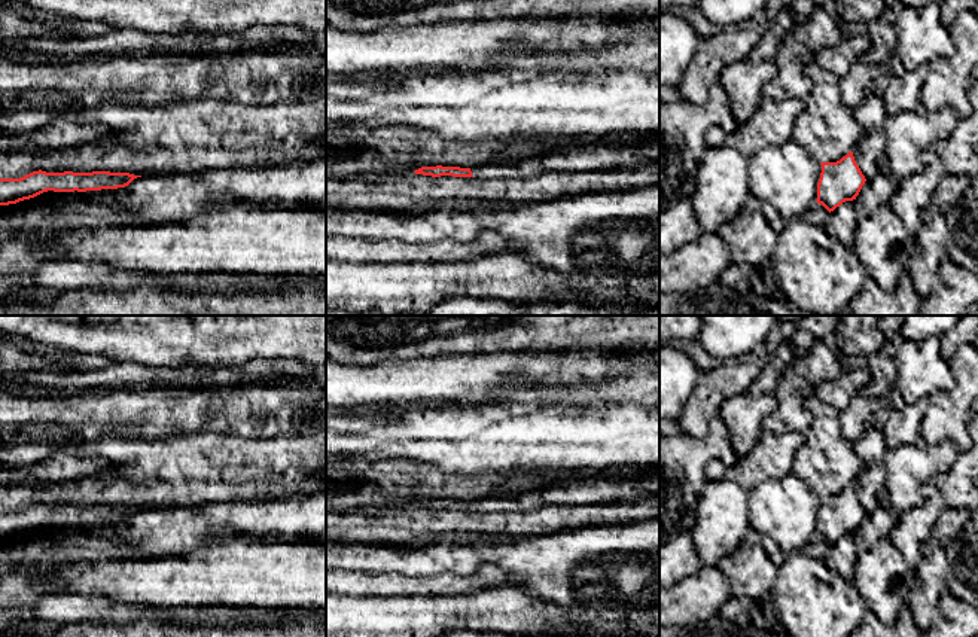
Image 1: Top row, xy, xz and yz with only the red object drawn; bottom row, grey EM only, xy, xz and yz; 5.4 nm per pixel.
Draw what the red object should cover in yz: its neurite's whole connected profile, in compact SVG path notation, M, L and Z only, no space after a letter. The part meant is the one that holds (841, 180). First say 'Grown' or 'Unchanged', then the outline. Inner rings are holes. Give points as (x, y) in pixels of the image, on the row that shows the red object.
Unchanged. M853 152L837 162L822 162L820 165L817 204L831 213L843 202L856 199L866 179L854 161Z

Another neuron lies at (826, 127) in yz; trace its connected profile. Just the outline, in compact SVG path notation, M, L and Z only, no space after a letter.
M808 61L805 73L813 89L796 118L792 140L802 144L820 164L837 162L853 152L863 135L863 127L854 118L853 109L841 100L840 76L814 61Z

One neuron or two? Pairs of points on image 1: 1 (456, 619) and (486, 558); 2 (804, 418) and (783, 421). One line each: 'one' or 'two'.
1: two
2: one

